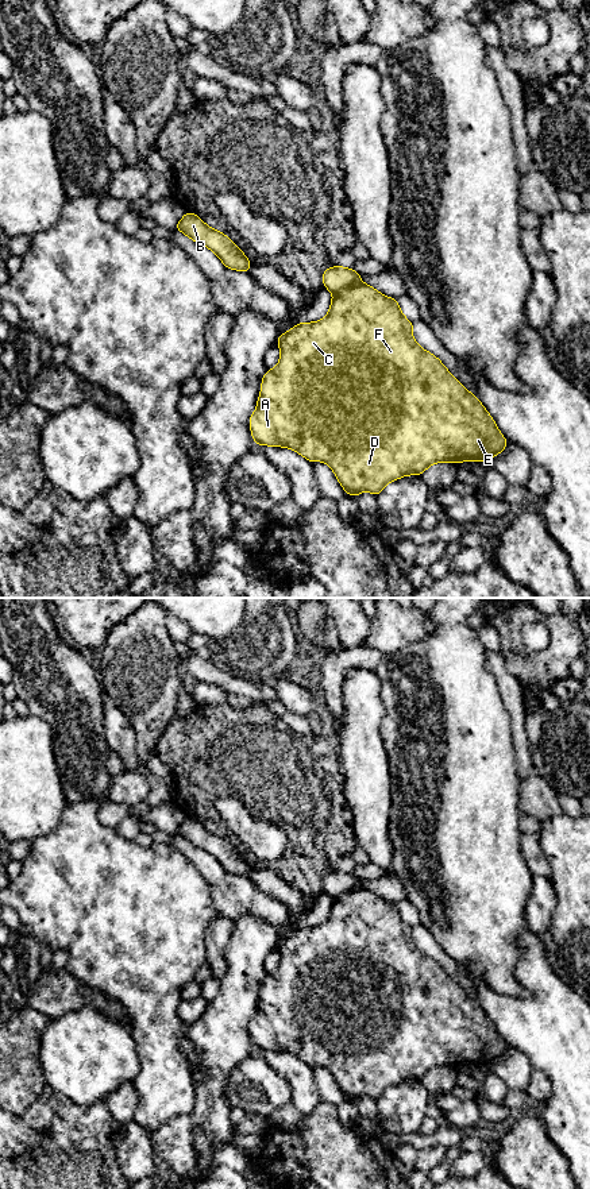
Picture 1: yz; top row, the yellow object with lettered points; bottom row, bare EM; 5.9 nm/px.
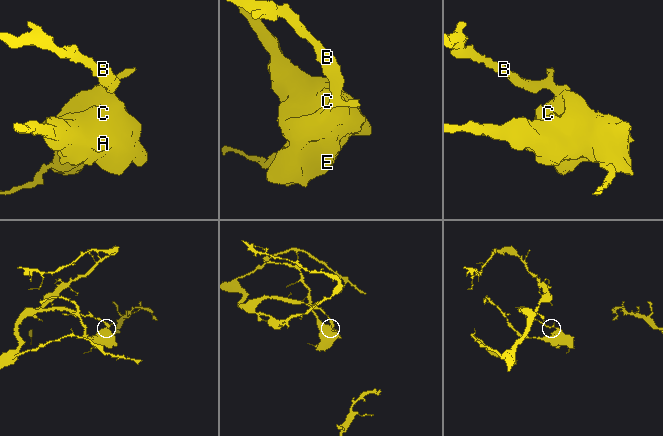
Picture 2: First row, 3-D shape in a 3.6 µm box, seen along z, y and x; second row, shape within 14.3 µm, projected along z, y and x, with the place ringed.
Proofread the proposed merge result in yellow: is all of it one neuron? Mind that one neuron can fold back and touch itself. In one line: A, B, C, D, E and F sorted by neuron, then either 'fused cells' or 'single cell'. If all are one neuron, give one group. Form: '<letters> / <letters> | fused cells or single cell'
A C D E F / B | fused cells

